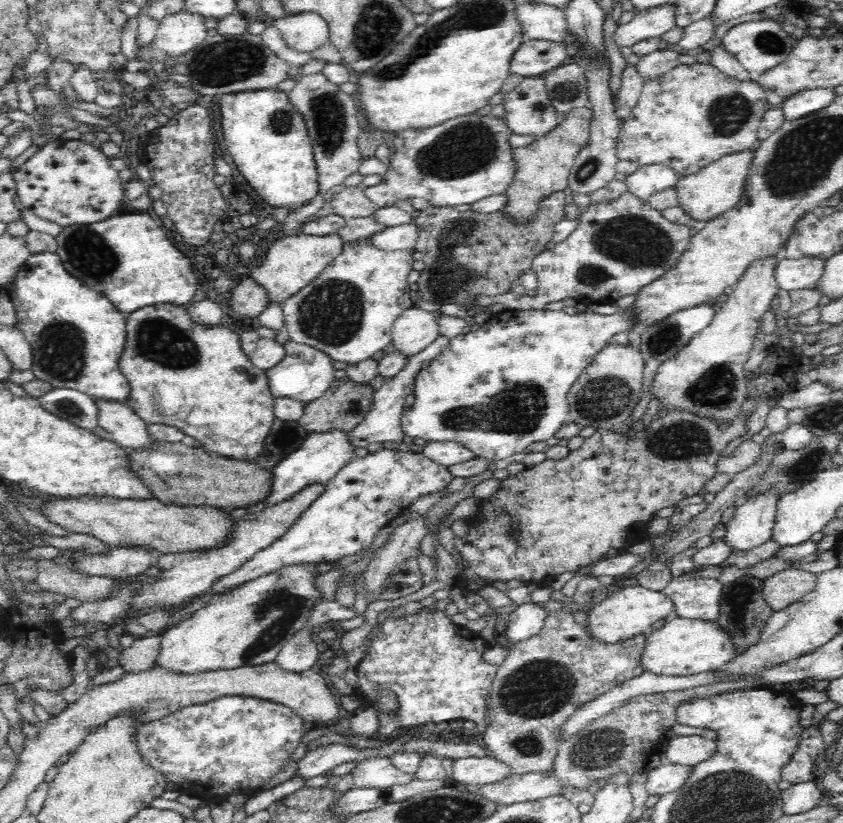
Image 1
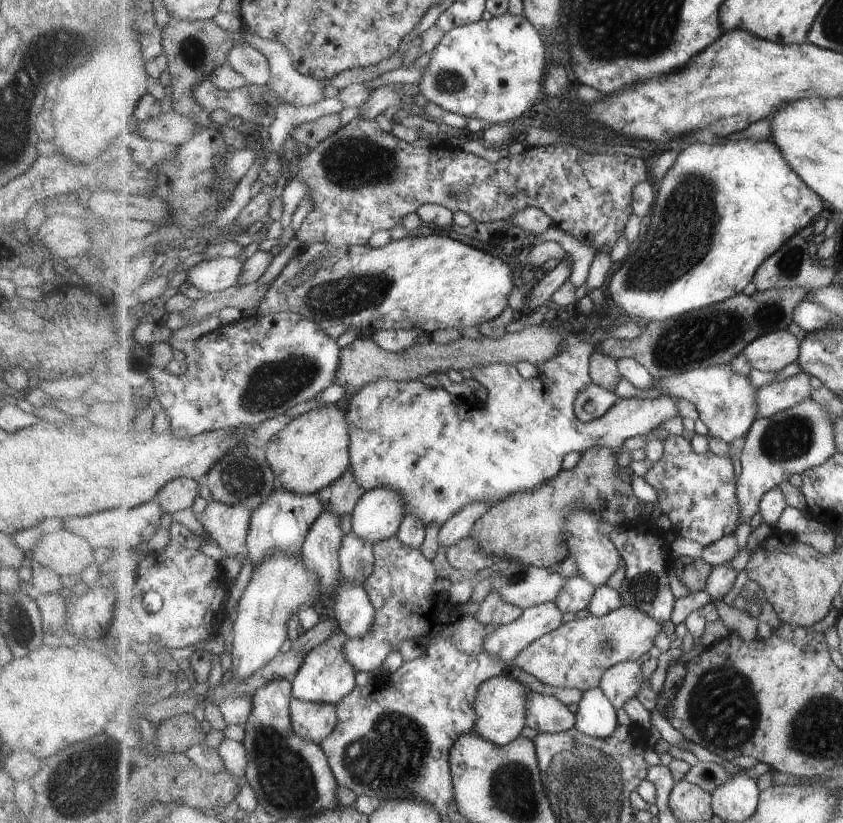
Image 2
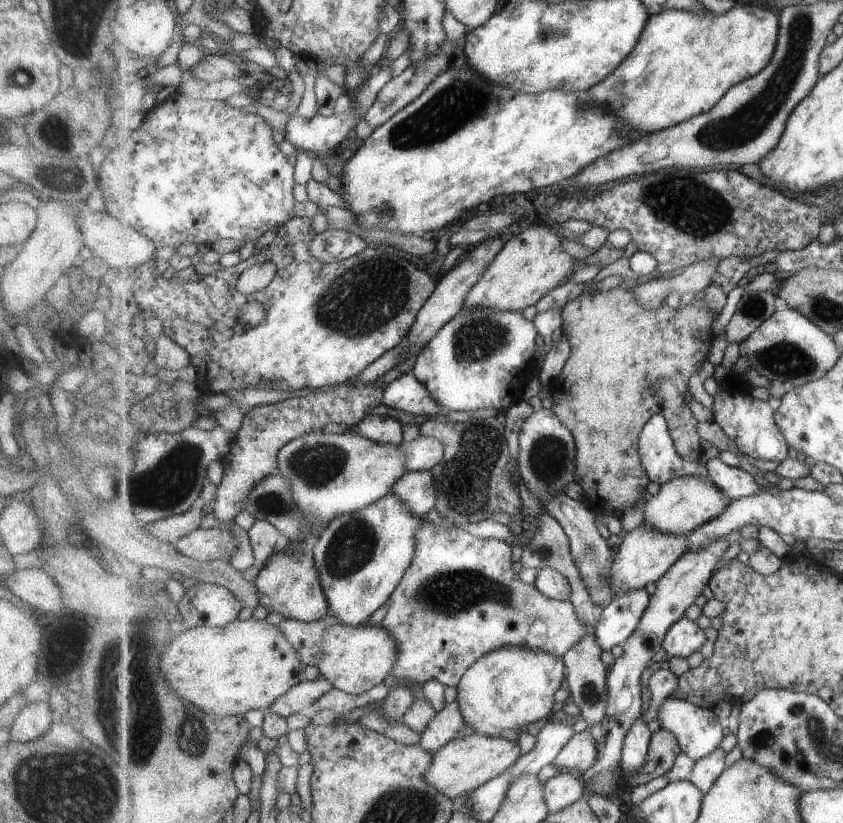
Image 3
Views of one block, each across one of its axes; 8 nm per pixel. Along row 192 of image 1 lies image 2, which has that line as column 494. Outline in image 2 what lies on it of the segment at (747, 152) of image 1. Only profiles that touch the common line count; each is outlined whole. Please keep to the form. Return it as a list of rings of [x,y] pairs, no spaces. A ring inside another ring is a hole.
[[[512,671],[486,680],[480,686],[478,699],[476,700],[475,708],[478,719],[474,728],[475,732],[498,745],[506,745],[513,742],[513,740],[519,738],[523,728],[528,726],[529,702],[529,689],[525,684],[515,680]]]

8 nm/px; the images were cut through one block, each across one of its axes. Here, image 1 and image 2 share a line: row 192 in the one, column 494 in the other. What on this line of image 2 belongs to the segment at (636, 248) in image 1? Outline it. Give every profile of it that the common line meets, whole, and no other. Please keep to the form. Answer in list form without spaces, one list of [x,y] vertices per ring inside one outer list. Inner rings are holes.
[[[393,535],[374,544],[374,555],[375,568],[365,580],[364,587],[376,610],[376,626],[363,636],[351,637],[344,646],[348,659],[359,672],[381,670],[385,657],[399,650],[405,640],[427,648],[441,639],[447,639],[471,656],[484,651],[486,639],[501,625],[478,619],[482,602],[471,604],[467,601],[460,606],[445,602],[444,592],[433,589],[435,580],[440,578],[435,564],[421,548],[411,548]]]

